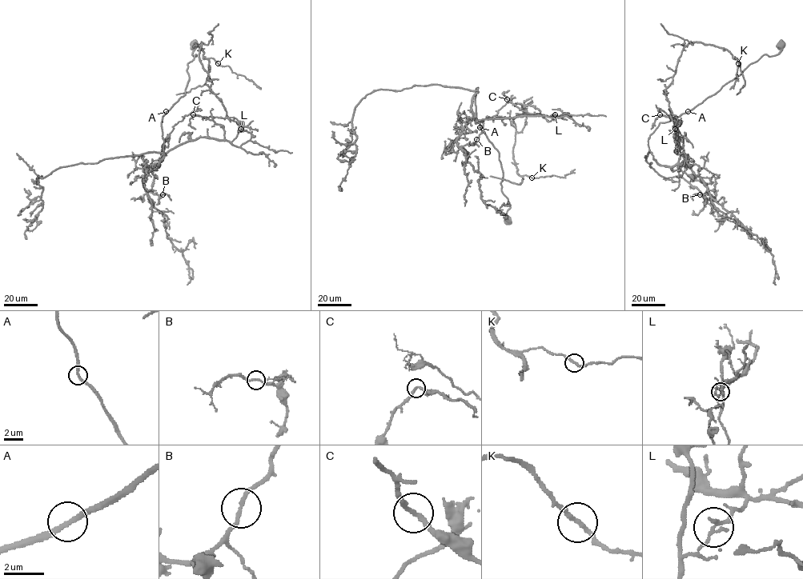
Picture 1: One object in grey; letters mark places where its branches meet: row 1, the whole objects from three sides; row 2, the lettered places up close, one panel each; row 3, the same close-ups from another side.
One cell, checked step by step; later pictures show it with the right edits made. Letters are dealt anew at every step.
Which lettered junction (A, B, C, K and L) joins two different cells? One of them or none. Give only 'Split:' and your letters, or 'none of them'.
Split: L

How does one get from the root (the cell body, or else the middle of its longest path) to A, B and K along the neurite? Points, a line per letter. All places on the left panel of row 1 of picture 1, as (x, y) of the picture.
A: (192, 45), (192, 54), (196, 55), (187, 64), (189, 80), (185, 94), (166, 111)
B: (192, 45), (196, 55), (187, 64), (185, 94), (162, 117), (163, 158), (143, 177), (149, 192), (162, 194)
K: (192, 45), (157, 166), (182, 144), (230, 142), (243, 127), (210, 89), (202, 41), (218, 63)

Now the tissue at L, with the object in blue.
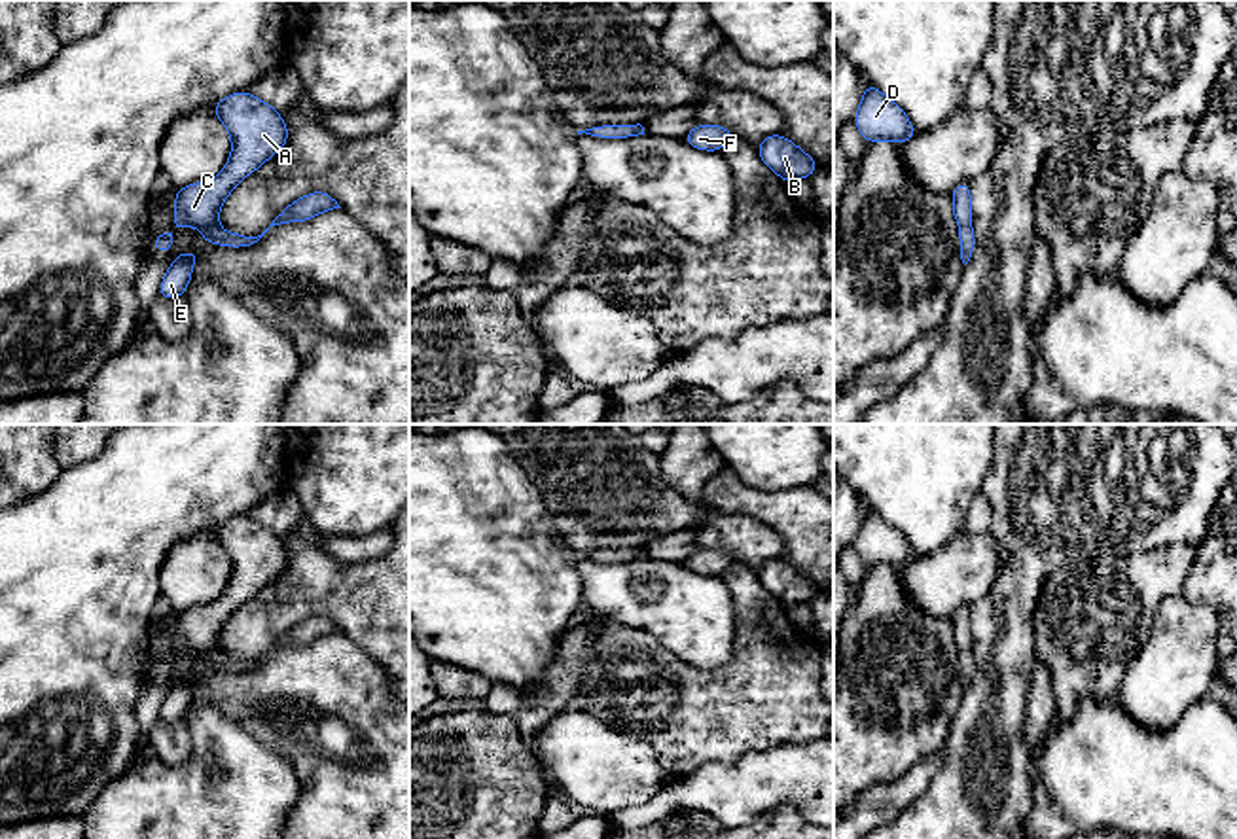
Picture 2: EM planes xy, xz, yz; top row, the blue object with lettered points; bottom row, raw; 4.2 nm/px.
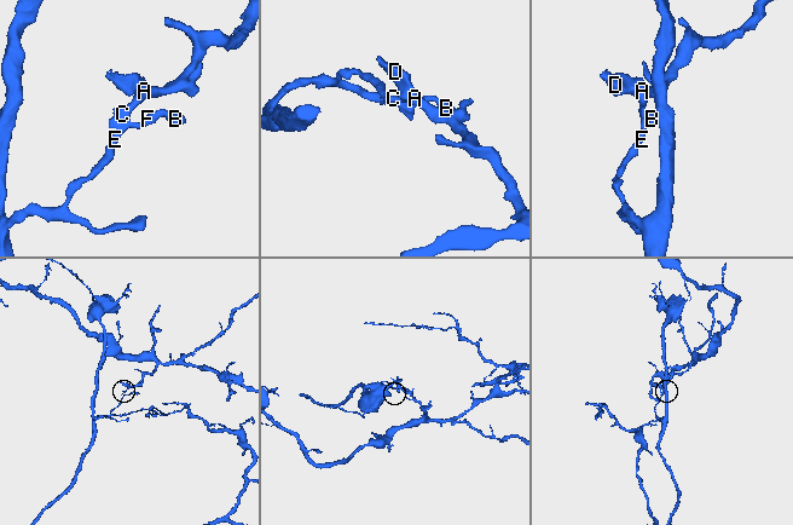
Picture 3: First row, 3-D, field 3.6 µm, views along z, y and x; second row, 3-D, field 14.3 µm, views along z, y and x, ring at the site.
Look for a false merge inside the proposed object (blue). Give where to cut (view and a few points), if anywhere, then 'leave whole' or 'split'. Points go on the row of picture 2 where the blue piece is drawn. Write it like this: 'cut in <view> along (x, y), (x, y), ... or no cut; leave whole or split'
cut in xy along (215, 184), (203, 190), (179, 190); split

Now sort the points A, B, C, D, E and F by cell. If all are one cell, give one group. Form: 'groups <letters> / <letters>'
groups A C D / B E F

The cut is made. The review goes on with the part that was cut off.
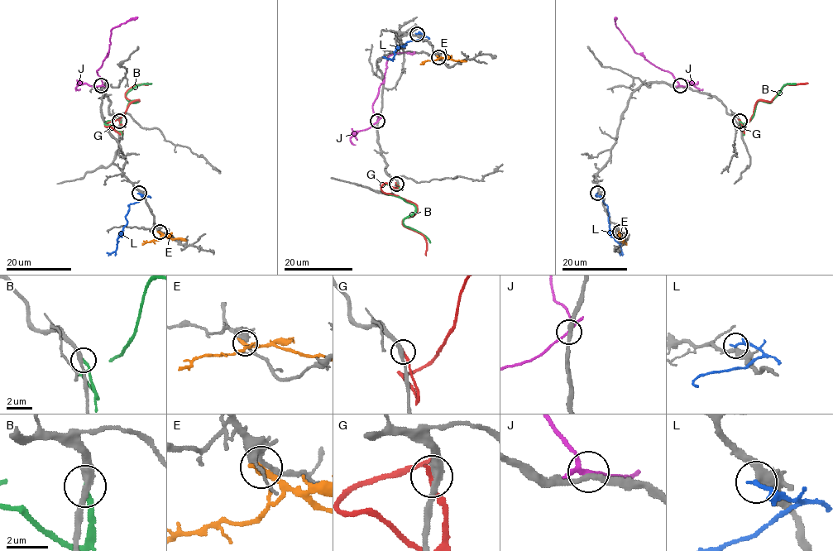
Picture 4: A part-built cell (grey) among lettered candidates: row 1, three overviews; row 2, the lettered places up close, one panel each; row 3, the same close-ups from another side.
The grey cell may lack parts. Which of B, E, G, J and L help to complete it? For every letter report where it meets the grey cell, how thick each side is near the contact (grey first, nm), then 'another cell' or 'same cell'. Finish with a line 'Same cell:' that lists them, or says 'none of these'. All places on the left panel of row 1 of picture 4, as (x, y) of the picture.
B: contact (120, 122); calibres 300 and 220 nm; same cell
E: contact (160, 232); calibres 240 and 320 nm; another cell
G: contact (119, 121); calibres 320 and 240 nm; another cell
J: contact (101, 85); calibres 280 and 170 nm; another cell
L: contact (139, 193); calibres 440 and 190 nm; another cell
Same cell: B

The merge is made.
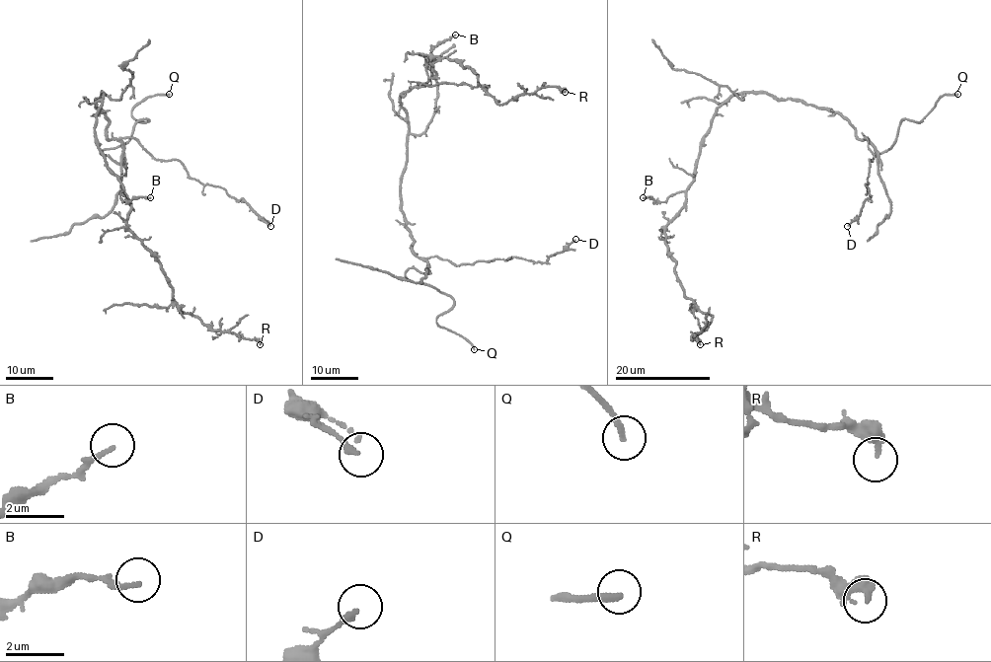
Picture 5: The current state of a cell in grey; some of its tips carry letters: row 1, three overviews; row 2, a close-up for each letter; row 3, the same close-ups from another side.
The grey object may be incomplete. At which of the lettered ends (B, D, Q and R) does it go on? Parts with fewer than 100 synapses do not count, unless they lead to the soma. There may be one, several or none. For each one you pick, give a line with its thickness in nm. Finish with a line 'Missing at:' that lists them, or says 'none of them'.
Q: 240 nm thick
Missing at: Q

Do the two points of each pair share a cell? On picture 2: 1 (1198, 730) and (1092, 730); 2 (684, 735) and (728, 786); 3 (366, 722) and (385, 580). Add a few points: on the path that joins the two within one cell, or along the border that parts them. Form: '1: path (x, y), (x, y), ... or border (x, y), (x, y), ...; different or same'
1: path (1171, 745), (1118, 745); same
2: border (751, 750), (732, 762), (705, 762), (675, 777); different
3: border (341, 631), (389, 677); different

